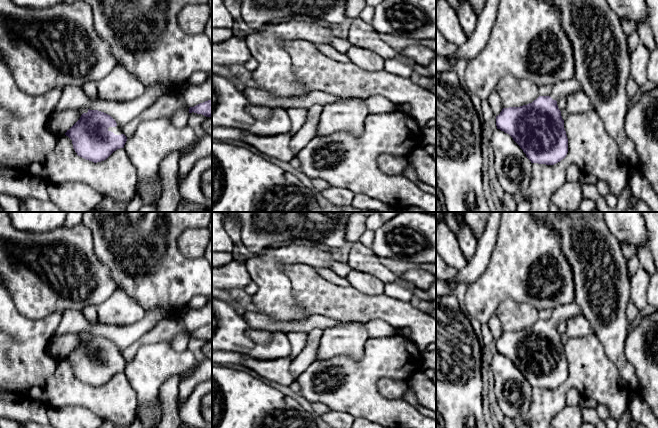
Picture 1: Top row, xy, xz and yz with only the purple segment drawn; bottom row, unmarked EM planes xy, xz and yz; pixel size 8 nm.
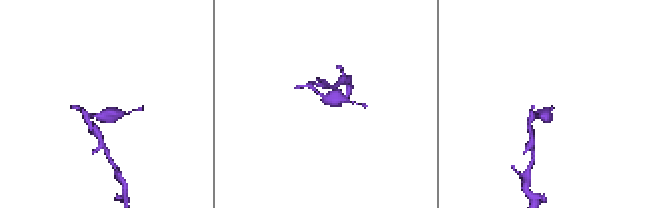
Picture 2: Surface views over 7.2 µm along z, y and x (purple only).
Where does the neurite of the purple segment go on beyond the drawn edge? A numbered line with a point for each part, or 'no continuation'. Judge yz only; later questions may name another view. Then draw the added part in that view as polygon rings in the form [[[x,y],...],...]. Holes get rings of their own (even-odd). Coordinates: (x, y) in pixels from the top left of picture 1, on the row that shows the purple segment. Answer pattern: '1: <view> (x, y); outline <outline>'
1: yz (561, 89); outline [[[571,78],[571,79],[556,83],[553,86],[550,97],[553,100],[558,101],[562,97],[566,97],[571,93],[579,92],[579,91],[583,91],[582,86],[575,78]]]

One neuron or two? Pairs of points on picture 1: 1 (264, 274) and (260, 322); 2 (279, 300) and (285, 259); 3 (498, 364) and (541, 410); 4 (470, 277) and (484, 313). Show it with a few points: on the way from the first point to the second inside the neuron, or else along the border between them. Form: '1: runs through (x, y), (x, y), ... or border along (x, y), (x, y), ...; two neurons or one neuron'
1: border along (262, 313), (272, 319), (284, 322); two neurons
2: runs through (278, 290), (278, 269); one neuron
3: border along (532, 387), (530, 407), (524, 413), (515, 417); two neurons
4: border along (486, 264), (485, 270), (470, 284); two neurons

